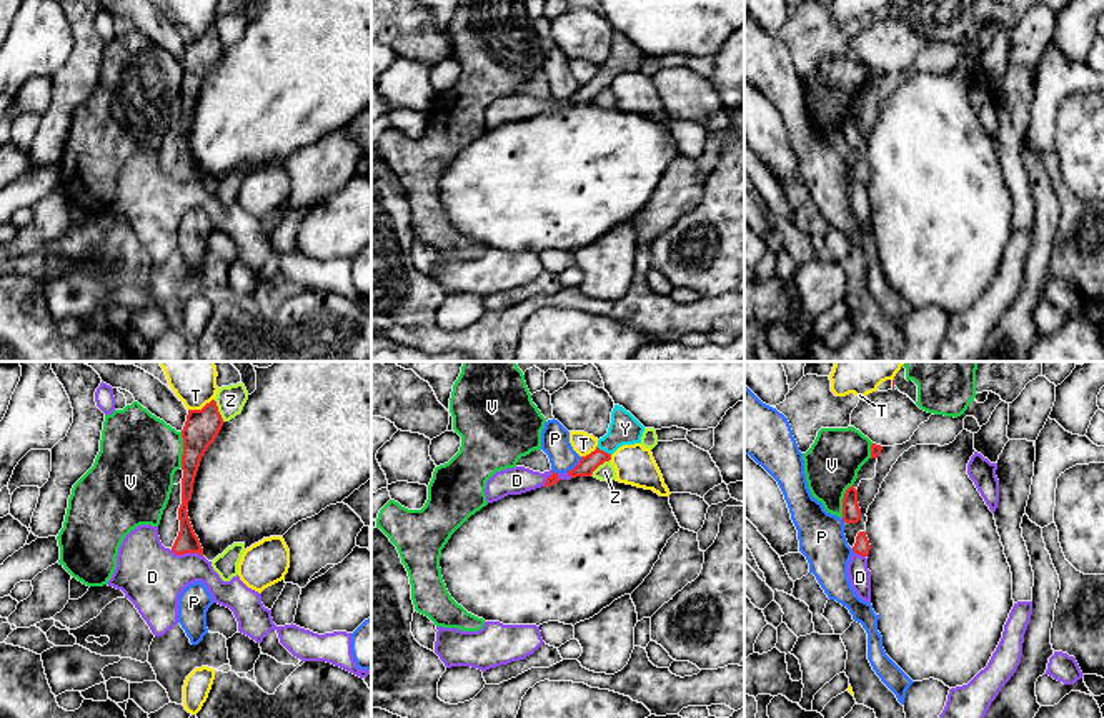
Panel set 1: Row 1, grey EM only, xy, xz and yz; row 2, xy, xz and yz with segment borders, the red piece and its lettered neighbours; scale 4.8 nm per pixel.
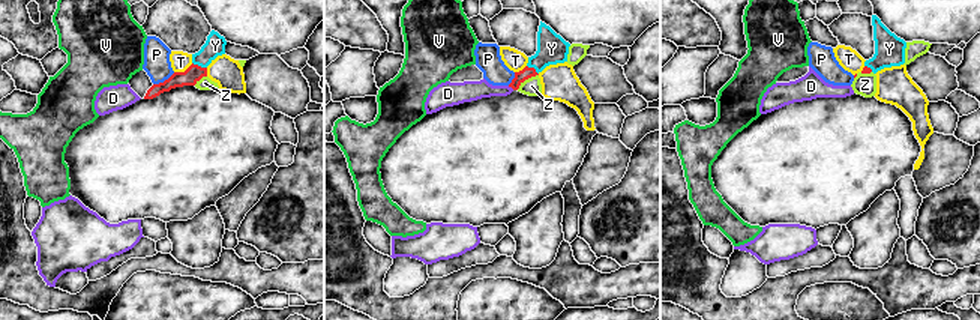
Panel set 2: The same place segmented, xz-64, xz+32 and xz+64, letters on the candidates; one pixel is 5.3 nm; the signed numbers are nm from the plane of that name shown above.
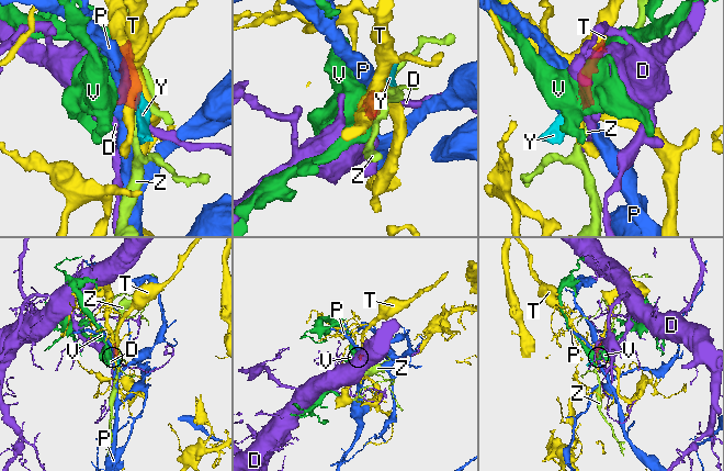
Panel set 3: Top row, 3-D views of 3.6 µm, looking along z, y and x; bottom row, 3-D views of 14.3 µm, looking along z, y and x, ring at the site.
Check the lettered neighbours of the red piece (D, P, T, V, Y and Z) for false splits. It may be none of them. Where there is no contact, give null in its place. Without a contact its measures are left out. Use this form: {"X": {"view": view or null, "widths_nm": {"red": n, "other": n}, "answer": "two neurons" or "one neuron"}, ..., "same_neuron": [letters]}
{"D": {"view": "xy", "widths_nm": {"red": 110, "other": 320}, "answer": "two neurons"}, "P": {"view": "xz", "widths_nm": {"red": 90, "other": 140}, "answer": "two neurons"}, "T": {"view": "xy", "widths_nm": {"red": 170, "other": 260}, "answer": "two neurons"}, "V": {"view": "xy", "widths_nm": {"red": 170, "other": 380}, "answer": "one neuron"}, "Y": {"view": "xz", "widths_nm": {"red": 90, "other": 150}, "answer": "one neuron"}, "Z": {"view": "xy", "widths_nm": {"red": 170, "other": 140}, "answer": "two neurons"}, "same_neuron": ["V", "Y"]}

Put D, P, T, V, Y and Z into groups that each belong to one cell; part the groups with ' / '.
D / P / T / V Y / Z

